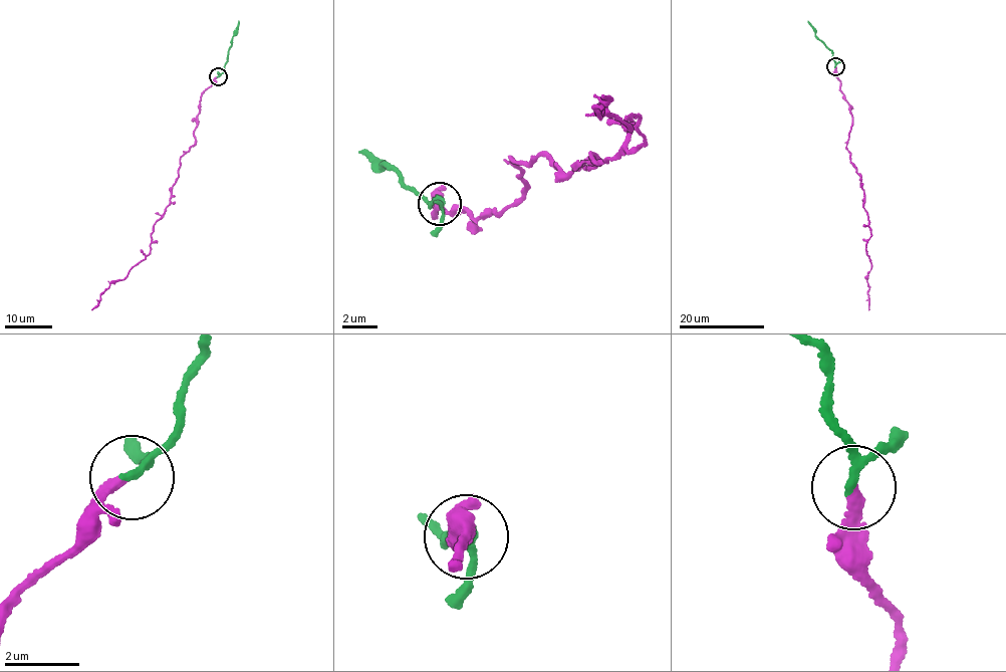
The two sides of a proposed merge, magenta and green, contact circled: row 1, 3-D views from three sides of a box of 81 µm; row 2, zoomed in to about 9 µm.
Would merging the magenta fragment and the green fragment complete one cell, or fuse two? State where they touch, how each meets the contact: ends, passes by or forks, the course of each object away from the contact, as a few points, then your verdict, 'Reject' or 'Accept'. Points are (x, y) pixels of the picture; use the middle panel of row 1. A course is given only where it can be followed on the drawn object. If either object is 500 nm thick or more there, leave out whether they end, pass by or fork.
Place: (440, 203). At the ring magenta ends. At the ring green passes by. Course of magenta: (438, 205), (501, 214), (527, 194), (513, 162), (566, 175), (644, 142), (602, 98). Course of green: (438, 205), (440, 199), (430, 203), (363, 154). Accept

